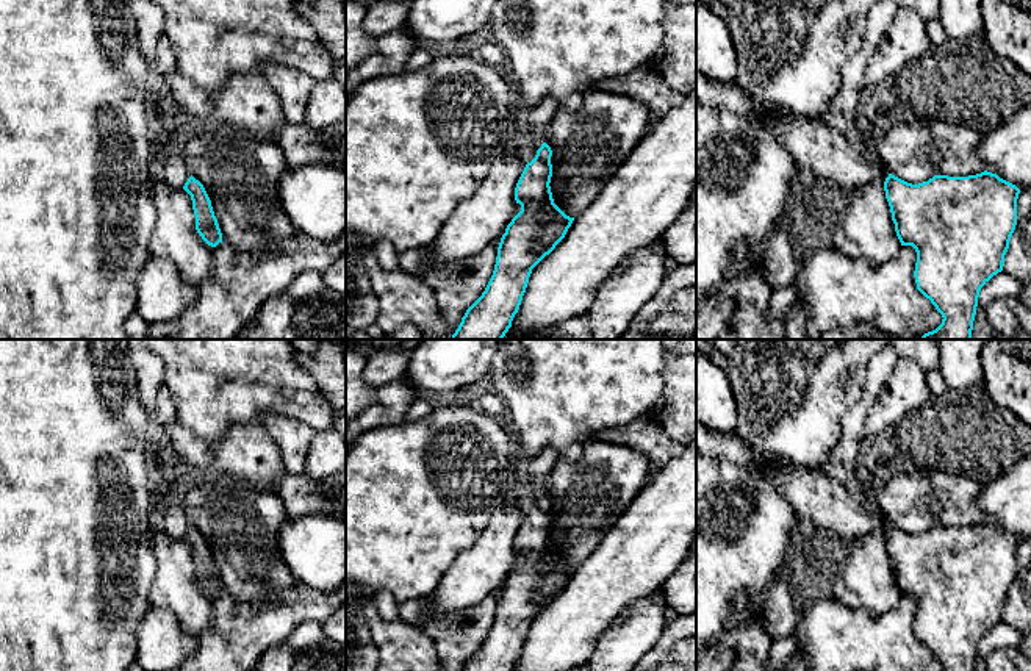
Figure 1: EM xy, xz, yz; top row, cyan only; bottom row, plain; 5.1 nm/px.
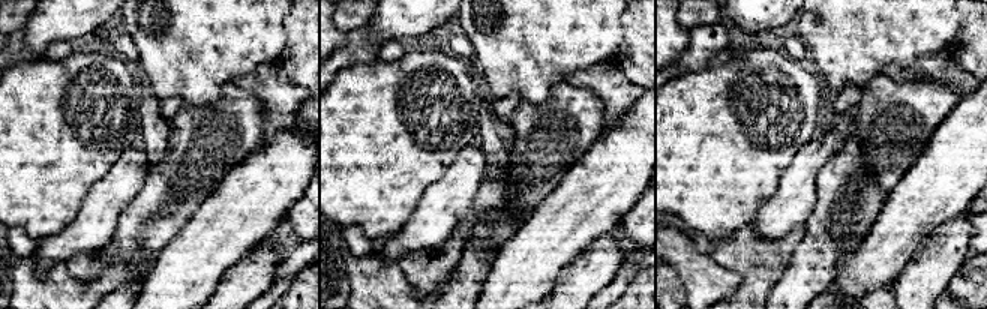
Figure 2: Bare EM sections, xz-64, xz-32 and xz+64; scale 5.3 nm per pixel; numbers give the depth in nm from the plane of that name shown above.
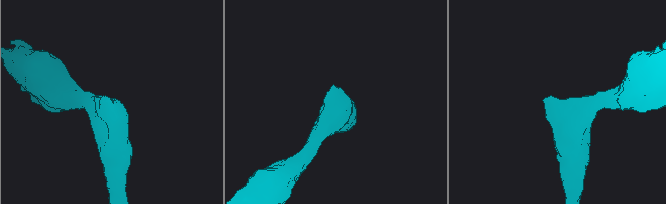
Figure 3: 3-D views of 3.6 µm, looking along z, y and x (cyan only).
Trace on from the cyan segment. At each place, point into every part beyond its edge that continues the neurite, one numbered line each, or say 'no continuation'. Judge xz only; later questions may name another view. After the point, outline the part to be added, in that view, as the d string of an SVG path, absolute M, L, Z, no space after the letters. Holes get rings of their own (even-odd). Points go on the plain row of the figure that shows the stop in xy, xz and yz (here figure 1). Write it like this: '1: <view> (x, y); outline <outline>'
1: xz (526, 491); outline M519 458L519 471L516 474L515 486L513 486L513 502L521 508L524 515L530 513L537 501L544 493L544 485L541 480L533 480L526 475L523 468L523 458Z

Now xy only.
1: xy (174, 520); outline M178 494L169 496L164 501L160 524L167 535L183 540L185 533L191 527L191 522Z

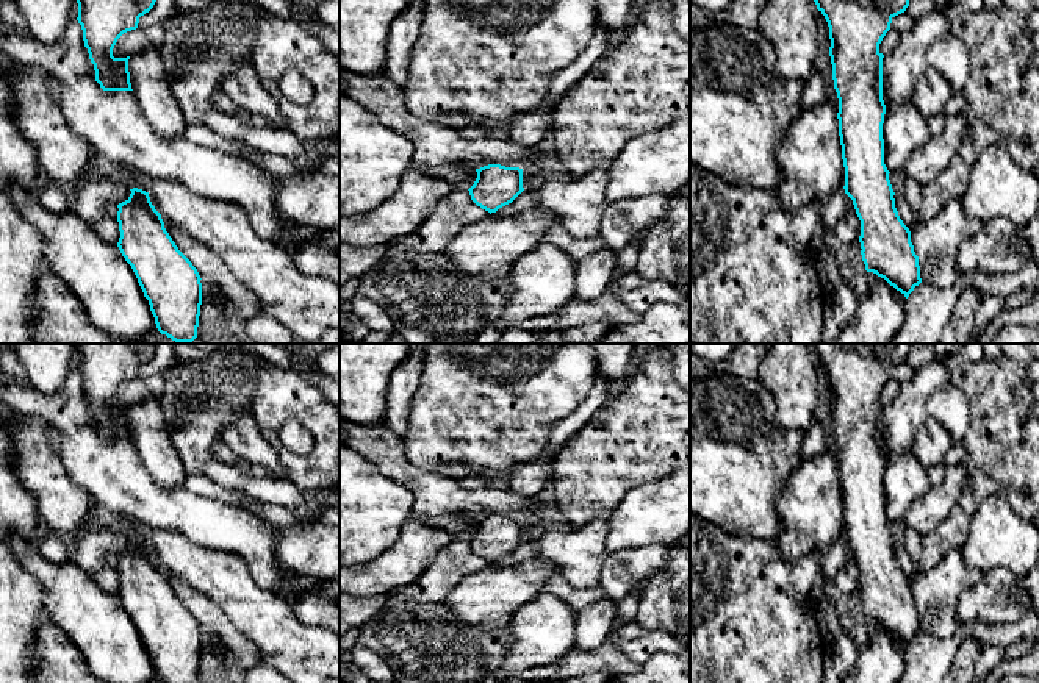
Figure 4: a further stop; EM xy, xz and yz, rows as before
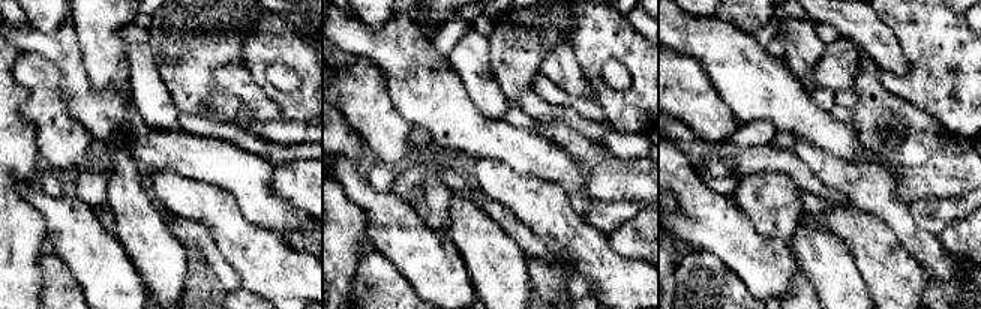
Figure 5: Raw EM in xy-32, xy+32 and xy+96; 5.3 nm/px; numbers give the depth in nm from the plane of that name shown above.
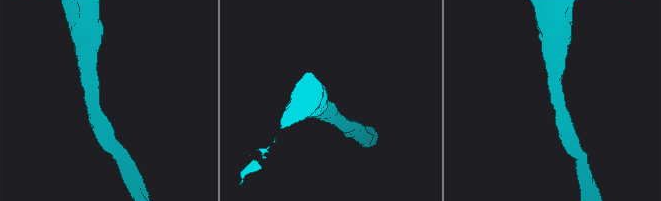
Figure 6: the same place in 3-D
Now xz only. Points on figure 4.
no continuation

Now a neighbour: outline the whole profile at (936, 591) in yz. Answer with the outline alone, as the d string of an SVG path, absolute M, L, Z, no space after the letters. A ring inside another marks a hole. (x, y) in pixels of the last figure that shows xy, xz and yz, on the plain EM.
M961 547L951 549L933 569L919 572L911 580L911 592L919 606L922 631L937 638L950 636L959 625L959 597L981 575L965 564Z

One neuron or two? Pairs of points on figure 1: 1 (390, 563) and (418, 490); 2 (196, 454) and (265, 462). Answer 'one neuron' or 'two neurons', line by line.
1: one neuron
2: one neuron

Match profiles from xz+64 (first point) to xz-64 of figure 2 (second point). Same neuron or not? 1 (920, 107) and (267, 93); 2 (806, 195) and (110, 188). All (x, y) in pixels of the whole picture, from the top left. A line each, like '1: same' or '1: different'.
1: different
2: same

